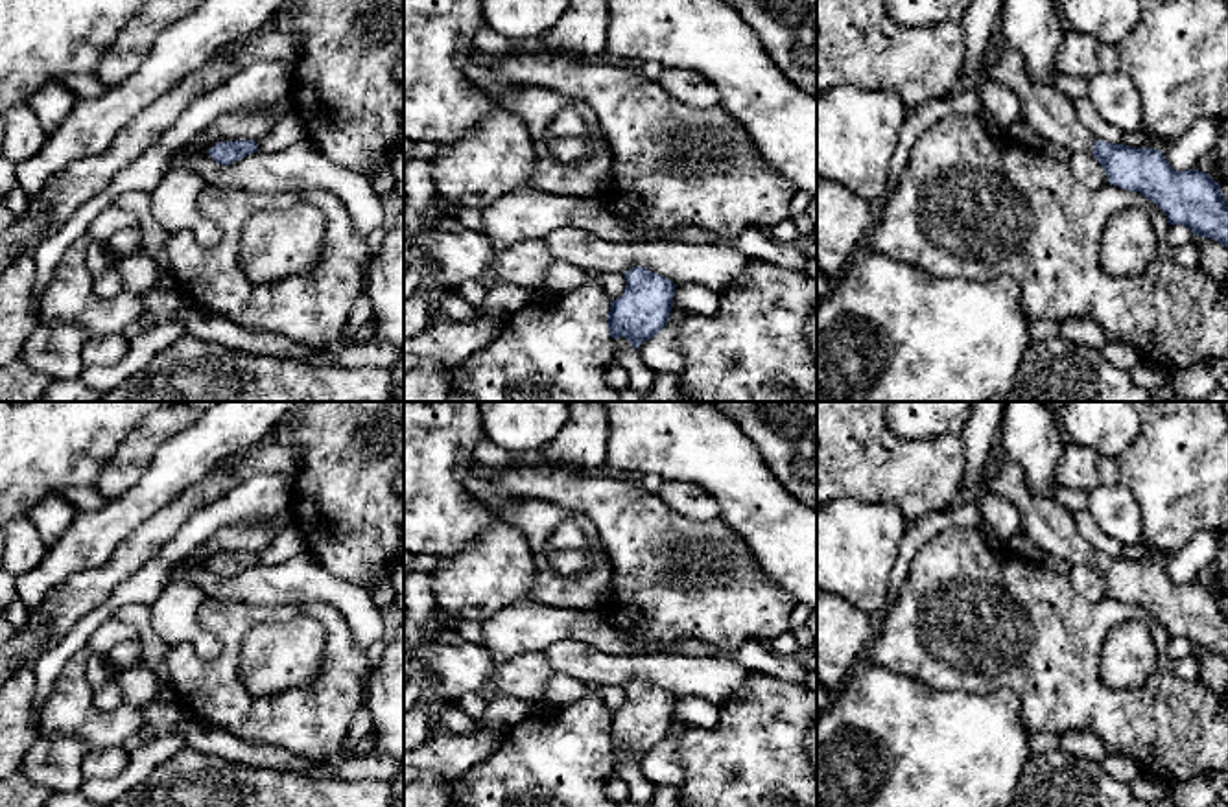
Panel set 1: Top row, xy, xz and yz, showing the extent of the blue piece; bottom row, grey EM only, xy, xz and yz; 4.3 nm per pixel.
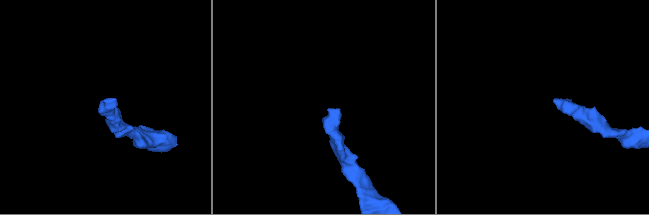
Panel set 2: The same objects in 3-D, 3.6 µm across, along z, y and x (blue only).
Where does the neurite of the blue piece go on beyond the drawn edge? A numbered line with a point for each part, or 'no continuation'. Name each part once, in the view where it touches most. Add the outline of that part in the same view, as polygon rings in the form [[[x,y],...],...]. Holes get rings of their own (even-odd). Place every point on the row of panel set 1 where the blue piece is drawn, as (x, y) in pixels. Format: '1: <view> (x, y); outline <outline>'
1: yz (1050, 113); outline [[[1016,50],[994,55],[985,74],[1018,96],[1020,118],[1045,142],[1069,153],[1093,153],[1097,138],[1077,120],[1073,101],[1053,85],[1034,83]]]

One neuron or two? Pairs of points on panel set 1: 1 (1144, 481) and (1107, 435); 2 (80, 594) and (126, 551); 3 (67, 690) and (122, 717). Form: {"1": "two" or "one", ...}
{"1": "two", "2": "one", "3": "one"}

